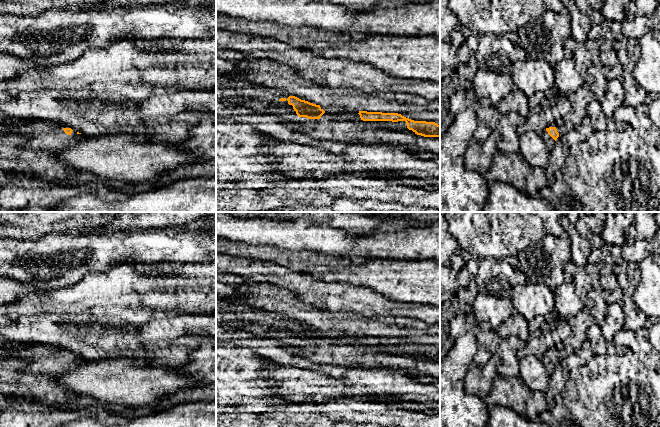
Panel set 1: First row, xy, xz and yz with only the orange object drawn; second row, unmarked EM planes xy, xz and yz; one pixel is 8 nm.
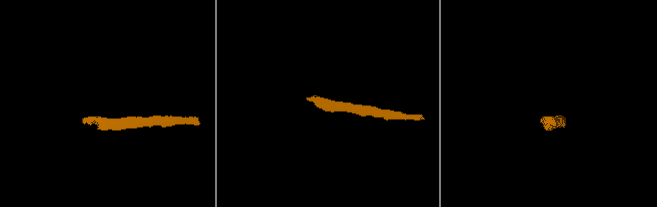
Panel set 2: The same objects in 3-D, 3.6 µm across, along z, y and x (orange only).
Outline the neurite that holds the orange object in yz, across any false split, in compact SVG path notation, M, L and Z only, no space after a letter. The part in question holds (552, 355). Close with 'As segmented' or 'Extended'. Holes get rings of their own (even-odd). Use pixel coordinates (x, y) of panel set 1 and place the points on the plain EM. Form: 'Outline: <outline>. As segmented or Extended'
Outline: M549 351L541 359L547 373L551 375L554 371L555 365L559 361L556 351Z. Extended

